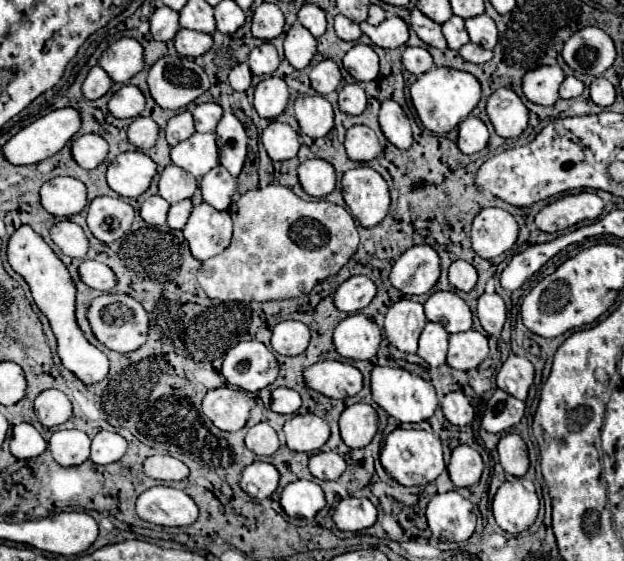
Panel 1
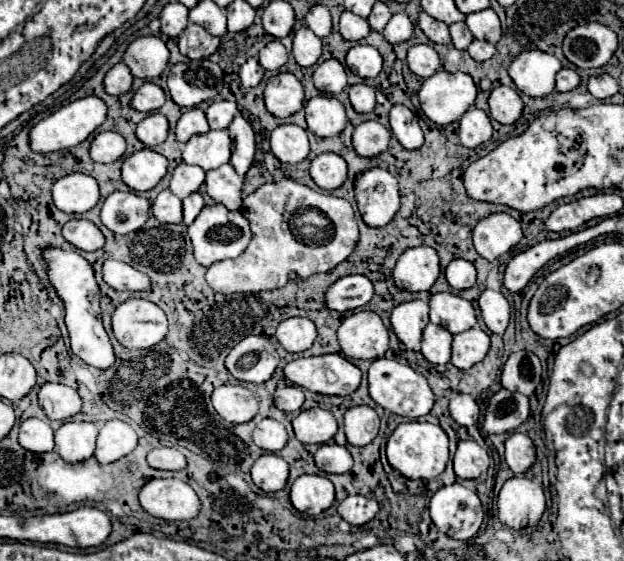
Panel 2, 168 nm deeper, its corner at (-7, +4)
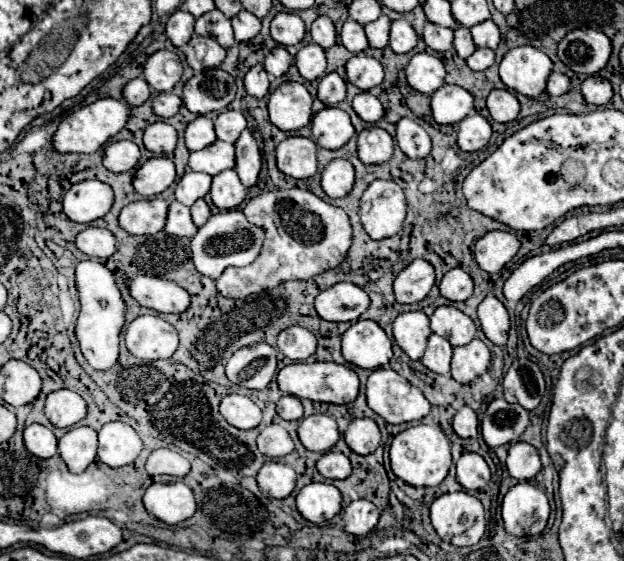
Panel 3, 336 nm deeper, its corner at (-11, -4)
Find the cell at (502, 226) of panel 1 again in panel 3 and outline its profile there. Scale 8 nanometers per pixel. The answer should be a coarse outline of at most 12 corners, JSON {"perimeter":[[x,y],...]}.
{"perimeter":[[492,230],[476,242],[476,262],[500,272],[520,250],[514,232]]}

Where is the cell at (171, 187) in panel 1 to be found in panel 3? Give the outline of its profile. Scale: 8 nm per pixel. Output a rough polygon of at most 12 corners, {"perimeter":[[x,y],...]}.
{"perimeter":[[188,170],[176,200],[192,206],[210,192],[212,176]]}

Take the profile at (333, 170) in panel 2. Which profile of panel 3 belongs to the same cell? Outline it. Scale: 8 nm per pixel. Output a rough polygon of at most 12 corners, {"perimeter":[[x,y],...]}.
{"perimeter":[[332,160],[320,184],[330,198],[346,196],[354,186],[354,166]]}

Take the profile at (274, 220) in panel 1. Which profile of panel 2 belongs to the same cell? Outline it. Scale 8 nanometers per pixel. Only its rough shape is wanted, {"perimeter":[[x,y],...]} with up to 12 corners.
{"perimeter":[[290,178],[248,194],[252,244],[212,264],[222,294],[282,288],[344,262],[348,200]]}

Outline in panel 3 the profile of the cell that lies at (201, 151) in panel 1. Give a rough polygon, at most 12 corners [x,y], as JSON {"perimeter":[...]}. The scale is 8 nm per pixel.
{"perimeter":[[216,140],[190,152],[194,172],[216,176],[234,168],[234,144]]}

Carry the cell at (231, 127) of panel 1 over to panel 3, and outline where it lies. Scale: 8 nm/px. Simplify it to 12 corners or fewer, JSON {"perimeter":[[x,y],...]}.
{"perimeter":[[246,128],[236,140],[240,182],[256,184],[262,166],[260,148]]}

